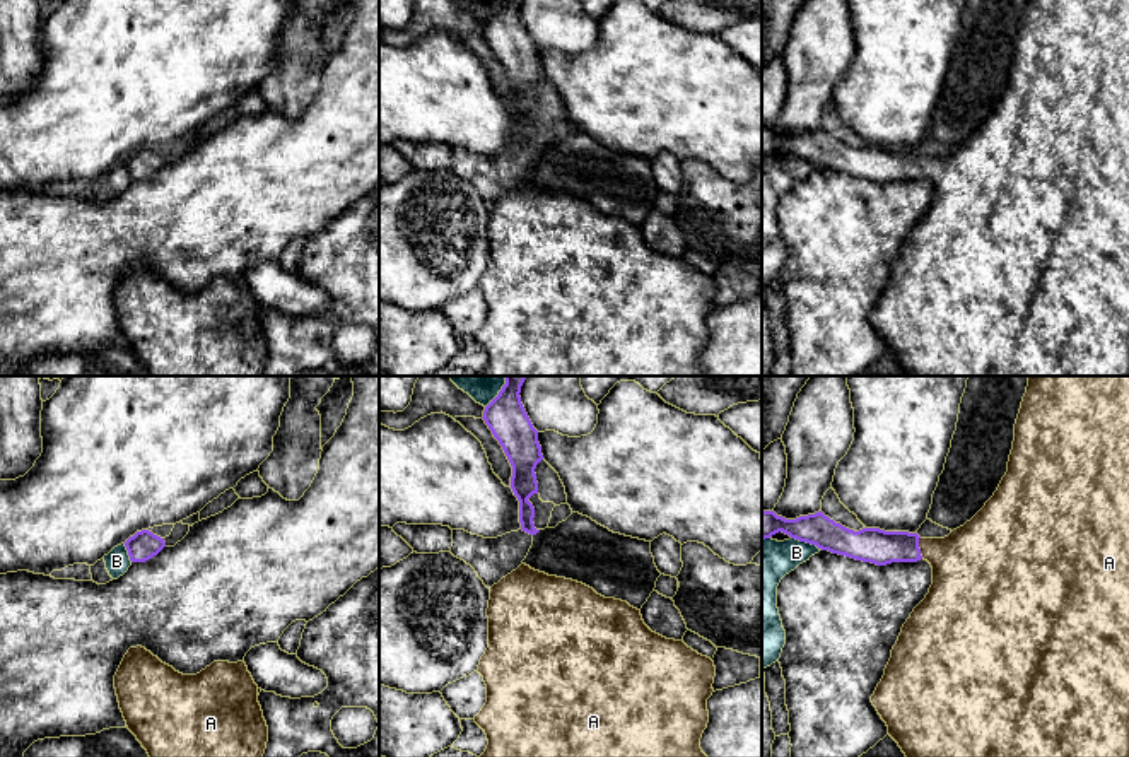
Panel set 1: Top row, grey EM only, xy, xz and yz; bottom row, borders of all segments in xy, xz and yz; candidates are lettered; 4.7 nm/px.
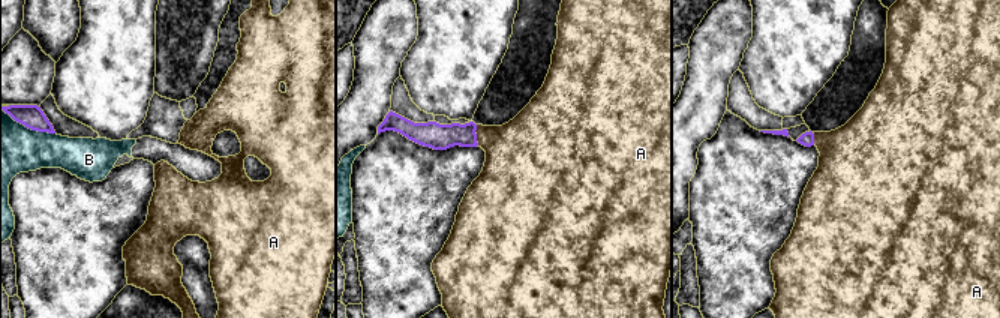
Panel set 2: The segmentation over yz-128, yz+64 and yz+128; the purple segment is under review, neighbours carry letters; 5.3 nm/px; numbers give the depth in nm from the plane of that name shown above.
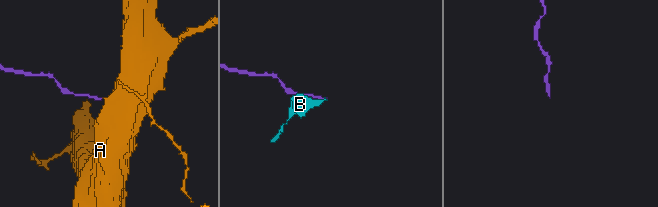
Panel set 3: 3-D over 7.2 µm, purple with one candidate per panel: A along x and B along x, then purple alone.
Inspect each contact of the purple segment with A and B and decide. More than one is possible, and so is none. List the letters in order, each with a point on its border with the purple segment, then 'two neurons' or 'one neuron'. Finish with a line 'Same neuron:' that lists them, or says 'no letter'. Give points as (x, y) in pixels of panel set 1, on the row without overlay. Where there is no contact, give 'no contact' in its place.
A: meets purple in yz at (918, 164); one neuron
B: meets purple in yz at (805, 158); two neurons
Same neuron: A

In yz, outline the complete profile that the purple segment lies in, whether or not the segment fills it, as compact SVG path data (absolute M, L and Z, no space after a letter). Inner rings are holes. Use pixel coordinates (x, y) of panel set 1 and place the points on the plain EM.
M1028 0L1006 92L986 123L945 156L921 156L917 150L880 145L854 149L822 128L796 137L762 128L762 157L779 149L876 183L921 176L931 181L929 210L904 241L885 292L871 313L888 352L907 376L1129 376L1129 0Z

